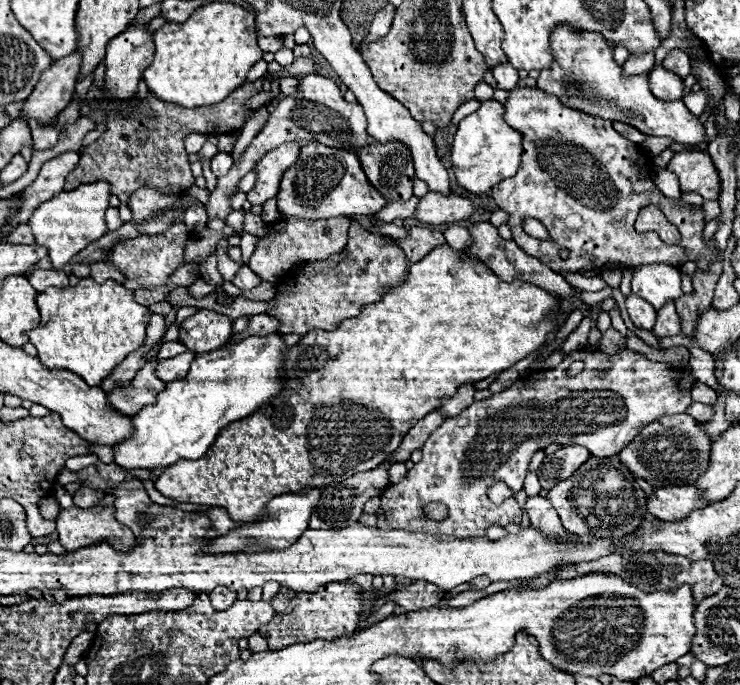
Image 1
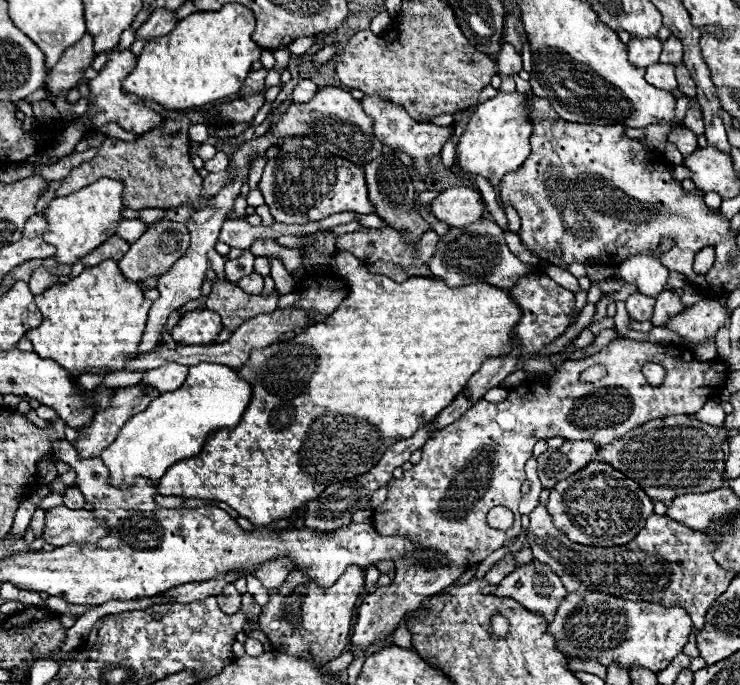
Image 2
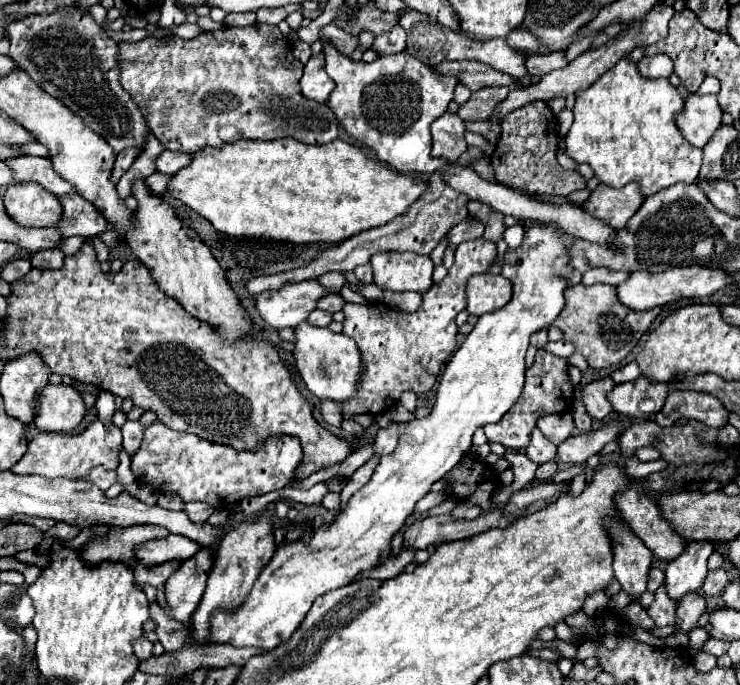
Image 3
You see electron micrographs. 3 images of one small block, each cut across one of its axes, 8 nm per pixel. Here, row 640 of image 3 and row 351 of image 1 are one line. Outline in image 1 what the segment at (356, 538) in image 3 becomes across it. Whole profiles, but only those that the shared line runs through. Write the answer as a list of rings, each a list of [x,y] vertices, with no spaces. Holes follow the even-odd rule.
[[[270,334],[264,338],[251,336],[232,348],[220,348],[220,350],[200,354],[190,364],[186,378],[168,382],[166,388],[156,396],[156,404],[144,406],[138,414],[134,414],[134,418],[132,418],[134,432],[128,440],[114,446],[114,454],[112,454],[114,464],[118,464],[120,468],[126,468],[126,470],[138,470],[138,468],[156,470],[156,468],[172,466],[178,460],[202,458],[206,454],[206,450],[214,444],[214,440],[222,428],[254,414],[262,404],[270,402],[284,388],[284,380],[278,378],[278,372],[284,362],[286,350],[288,350],[288,346],[282,342],[282,338],[278,334]]]

